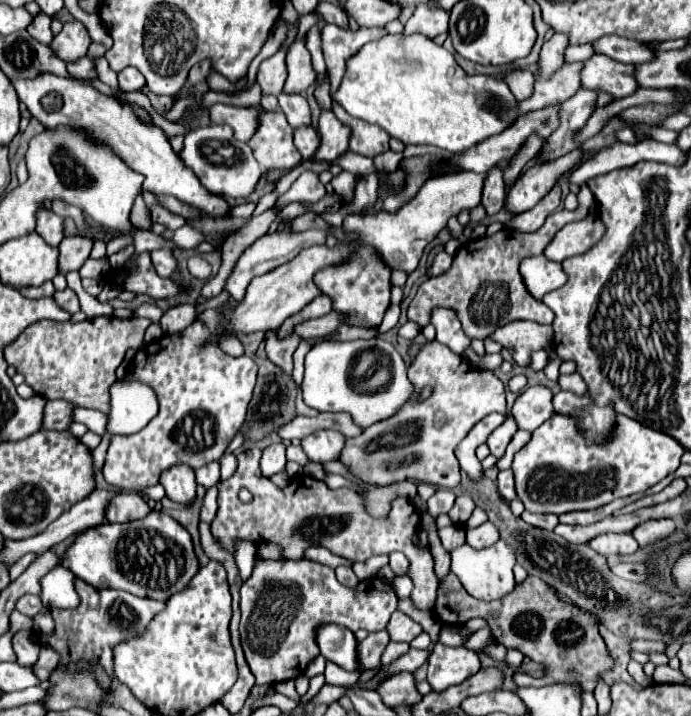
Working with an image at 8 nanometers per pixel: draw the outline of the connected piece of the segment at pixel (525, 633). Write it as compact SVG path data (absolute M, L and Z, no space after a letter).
M449 573L437 591L433 613L437 613L439 621L447 625L465 625L473 617L483 617L489 623L493 639L497 643L503 643L507 649L517 649L525 657L545 665L545 677L533 679L527 675L515 675L515 685L545 687L555 683L579 683L583 691L593 691L597 677L613 667L595 619L587 611L581 611L579 607L561 601L555 591L547 587L547 583L531 575L523 583L519 583L509 595L497 601L477 601L467 595L459 579Z

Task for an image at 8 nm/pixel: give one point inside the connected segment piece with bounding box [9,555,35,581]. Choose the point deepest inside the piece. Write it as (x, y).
(16, 570)

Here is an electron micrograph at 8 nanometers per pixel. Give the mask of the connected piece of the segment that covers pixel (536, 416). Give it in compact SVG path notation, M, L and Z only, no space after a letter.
M541 385L523 389L523 393L519 393L517 401L513 403L511 413L519 429L533 433L539 425L551 419L551 415L555 415L553 393Z

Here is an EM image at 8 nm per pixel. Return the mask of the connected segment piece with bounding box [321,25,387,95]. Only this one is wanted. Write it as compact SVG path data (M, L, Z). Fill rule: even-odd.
M325 25L321 31L323 37L323 53L325 53L325 63L327 63L327 73L329 73L329 93L335 93L335 87L341 83L343 79L343 71L347 65L347 59L351 59L351 55L355 55L355 51L359 51L359 47L363 47L369 41L381 39L383 35L387 35L387 29L381 27L359 27L357 31L345 29L345 27L337 27L337 25Z

